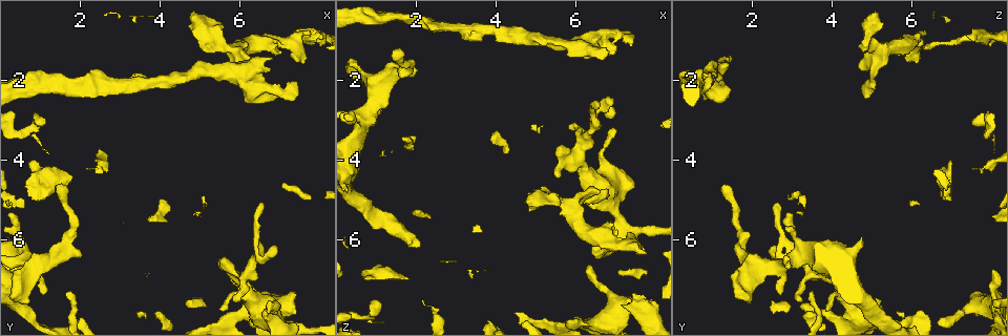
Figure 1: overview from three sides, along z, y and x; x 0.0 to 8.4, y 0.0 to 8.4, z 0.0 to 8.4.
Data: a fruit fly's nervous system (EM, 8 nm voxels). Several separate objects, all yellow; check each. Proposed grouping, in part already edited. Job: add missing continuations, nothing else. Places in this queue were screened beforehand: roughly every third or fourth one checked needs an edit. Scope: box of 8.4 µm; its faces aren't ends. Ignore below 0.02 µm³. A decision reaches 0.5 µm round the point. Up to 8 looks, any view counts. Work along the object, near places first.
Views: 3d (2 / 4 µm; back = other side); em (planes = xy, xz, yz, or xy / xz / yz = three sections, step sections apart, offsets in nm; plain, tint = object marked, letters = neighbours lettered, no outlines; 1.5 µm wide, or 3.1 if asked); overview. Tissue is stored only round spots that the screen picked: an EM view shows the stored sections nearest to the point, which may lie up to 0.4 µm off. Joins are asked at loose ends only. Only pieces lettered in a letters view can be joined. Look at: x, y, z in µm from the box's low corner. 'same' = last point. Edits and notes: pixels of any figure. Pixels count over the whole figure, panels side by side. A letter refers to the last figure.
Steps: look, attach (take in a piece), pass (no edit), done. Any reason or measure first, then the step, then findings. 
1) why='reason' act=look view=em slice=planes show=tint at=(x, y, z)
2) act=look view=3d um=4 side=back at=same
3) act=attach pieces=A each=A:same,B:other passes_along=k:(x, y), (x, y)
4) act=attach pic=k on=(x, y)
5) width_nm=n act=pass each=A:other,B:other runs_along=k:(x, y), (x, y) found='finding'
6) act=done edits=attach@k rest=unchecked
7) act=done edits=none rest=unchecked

why='stops while still wide' act=look view=3d um=4 at=(7.35, 7.40, 7.45)

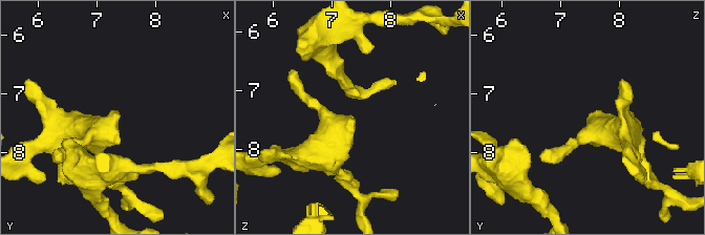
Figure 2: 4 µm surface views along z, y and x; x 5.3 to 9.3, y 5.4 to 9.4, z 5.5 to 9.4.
why='need the tissue' act=look view=em slice=planes show=letters at=(7.30, 7.35, 7.45)

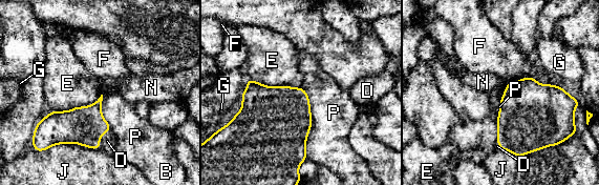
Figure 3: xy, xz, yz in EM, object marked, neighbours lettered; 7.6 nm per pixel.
longest_contact=P:550nm act=attach pieces=D each=B:other,D:same,E:other,F:other,G:other,J:other,N:other,P:other passes_along=3:(84, 125), (100, 137), (107, 141) found='the neuron continues'

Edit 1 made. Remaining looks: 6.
why='redraw' act=look view=overview

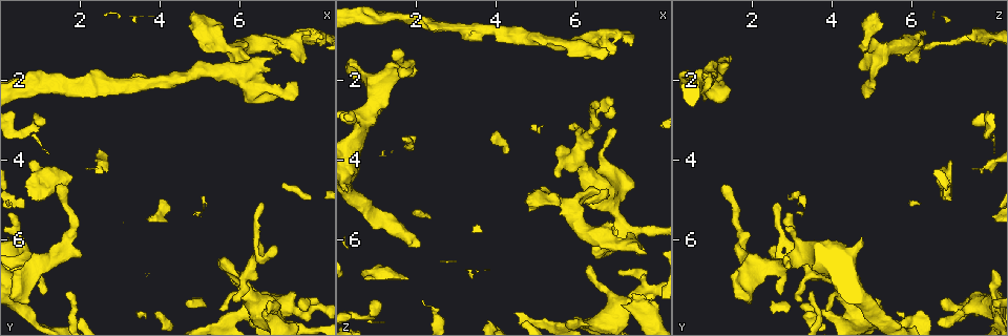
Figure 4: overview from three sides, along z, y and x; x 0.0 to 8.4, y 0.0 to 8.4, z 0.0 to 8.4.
why='branch stops here' act=look view=3d um=4 at=(5.30, 1.35, 4.80)

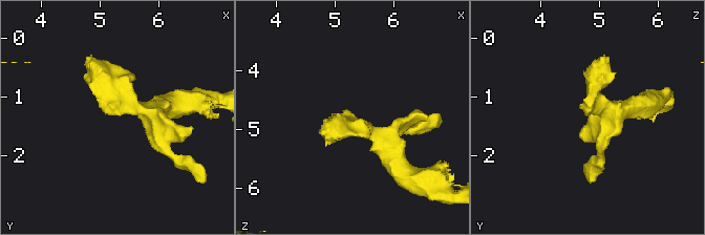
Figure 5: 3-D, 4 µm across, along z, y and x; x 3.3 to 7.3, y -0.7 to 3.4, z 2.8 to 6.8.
why='shape alone is not enough' act=look view=em slice=xz step=8 show=letters at=(5.35, 1.35, 4.75)

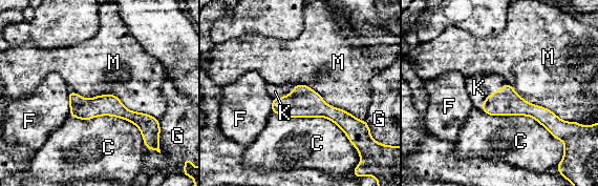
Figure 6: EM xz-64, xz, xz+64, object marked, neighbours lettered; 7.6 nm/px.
act=attach pieces=K each=C:other,F:other,G:other,K:same,M:other found='it goes on there'

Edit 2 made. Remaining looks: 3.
act=done edits=attach@3,attach@6 rest=unchecked

